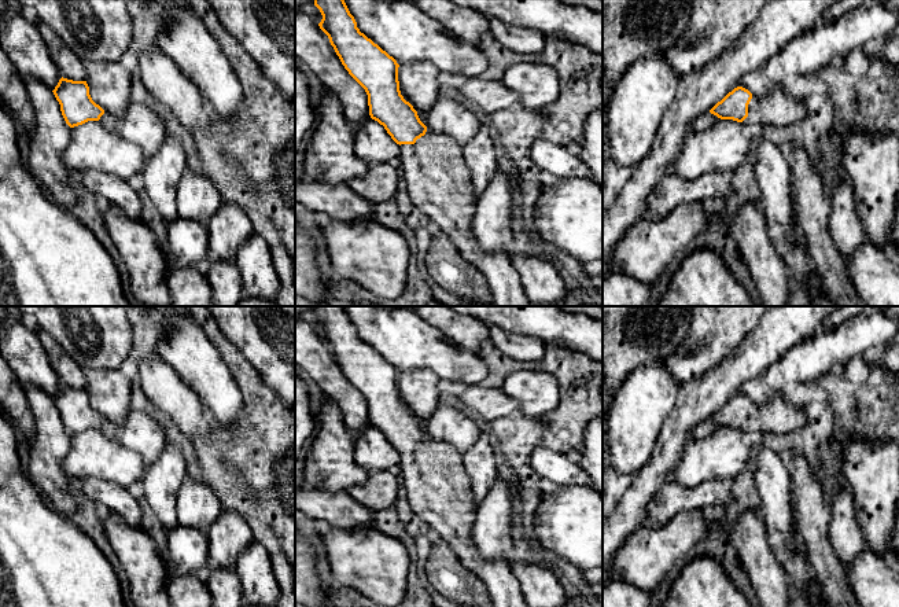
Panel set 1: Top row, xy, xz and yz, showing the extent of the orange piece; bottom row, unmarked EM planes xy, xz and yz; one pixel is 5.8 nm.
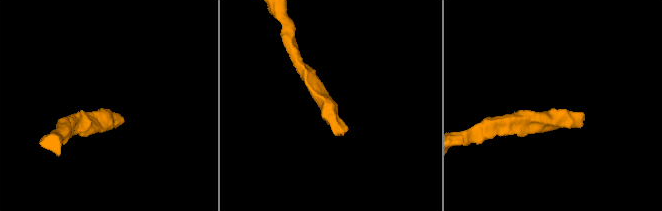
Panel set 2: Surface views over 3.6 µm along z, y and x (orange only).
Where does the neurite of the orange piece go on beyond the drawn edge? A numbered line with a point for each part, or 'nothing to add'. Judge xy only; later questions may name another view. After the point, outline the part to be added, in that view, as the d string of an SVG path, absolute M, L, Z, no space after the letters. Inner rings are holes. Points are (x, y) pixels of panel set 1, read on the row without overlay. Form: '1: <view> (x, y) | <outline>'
1: xy (109, 429) | M104 420L99 430L108 438L118 438L119 427L110 420Z

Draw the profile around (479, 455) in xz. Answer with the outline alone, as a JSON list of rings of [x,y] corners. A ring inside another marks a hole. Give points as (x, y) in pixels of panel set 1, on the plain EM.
[[[439,405],[427,420],[427,434],[463,455],[475,503],[479,505],[497,479],[498,452],[491,435],[482,433],[472,415]]]

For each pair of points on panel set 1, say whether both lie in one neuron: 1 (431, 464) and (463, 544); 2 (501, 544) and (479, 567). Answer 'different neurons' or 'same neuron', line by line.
1: same neuron
2: different neurons

